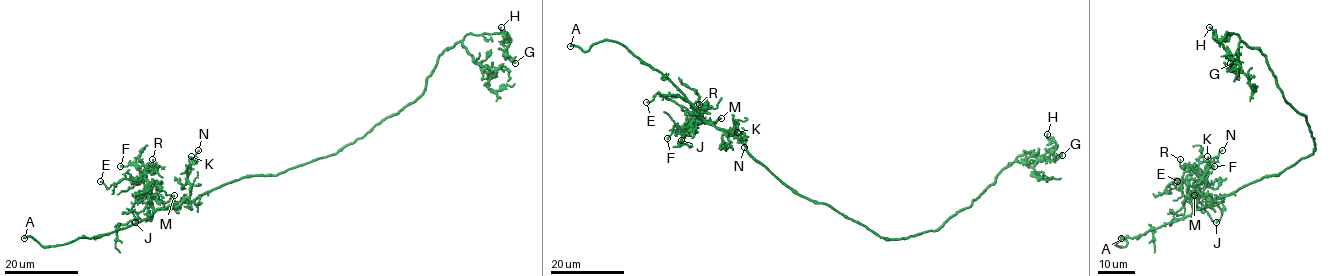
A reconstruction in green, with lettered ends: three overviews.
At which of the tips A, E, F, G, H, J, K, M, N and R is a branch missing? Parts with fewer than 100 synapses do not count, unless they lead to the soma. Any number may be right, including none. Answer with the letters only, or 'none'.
A

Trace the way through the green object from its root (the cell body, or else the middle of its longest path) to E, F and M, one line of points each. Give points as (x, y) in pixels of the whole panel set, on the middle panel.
E: (833, 209), (795, 193), (727, 131), (706, 123), (695, 113), (689, 115), (657, 93), (646, 102)
F: (833, 209), (795, 193), (760, 164), (740, 139), (696, 114), (685, 130), (675, 131), (667, 138)
M: (833, 209), (795, 193), (760, 164), (740, 139), (696, 115), (712, 122), (721, 118)

